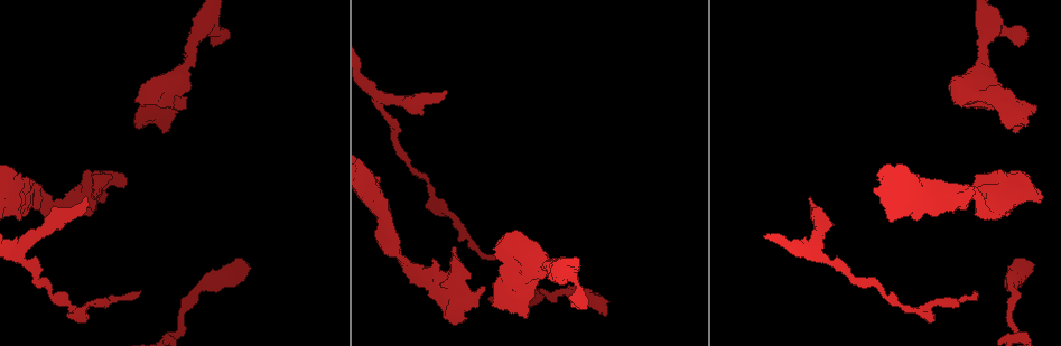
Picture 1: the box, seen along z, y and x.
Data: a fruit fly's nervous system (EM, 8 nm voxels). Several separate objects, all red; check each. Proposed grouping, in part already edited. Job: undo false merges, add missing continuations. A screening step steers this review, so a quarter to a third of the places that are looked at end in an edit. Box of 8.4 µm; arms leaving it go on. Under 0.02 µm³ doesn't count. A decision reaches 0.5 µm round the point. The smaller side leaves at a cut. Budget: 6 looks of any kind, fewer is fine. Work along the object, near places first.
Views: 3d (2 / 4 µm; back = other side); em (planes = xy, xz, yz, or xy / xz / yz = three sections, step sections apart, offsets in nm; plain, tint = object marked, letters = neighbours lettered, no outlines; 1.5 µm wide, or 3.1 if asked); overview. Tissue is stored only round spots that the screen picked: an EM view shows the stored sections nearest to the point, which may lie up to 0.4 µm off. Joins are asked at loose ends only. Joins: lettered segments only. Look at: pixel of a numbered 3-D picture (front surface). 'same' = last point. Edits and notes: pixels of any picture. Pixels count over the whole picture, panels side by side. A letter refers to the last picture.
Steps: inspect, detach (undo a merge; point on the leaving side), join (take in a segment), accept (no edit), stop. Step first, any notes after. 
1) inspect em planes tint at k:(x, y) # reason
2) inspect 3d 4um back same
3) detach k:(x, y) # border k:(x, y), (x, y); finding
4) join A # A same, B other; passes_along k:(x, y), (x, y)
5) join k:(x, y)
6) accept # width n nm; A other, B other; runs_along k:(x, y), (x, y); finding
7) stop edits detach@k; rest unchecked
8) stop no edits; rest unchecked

inspect em xy step 4 tint at 1:(69, 304) # narrows sharply

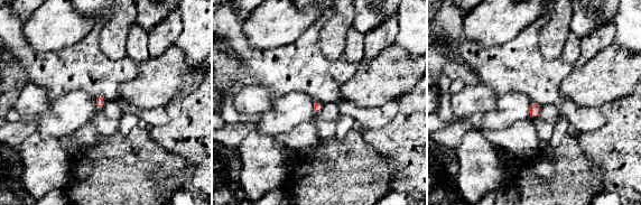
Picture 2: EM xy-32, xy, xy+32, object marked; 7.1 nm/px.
inspect em planes tint same

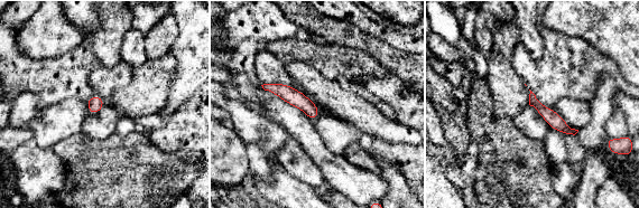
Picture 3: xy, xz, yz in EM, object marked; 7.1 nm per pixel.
inspect em planes letters same

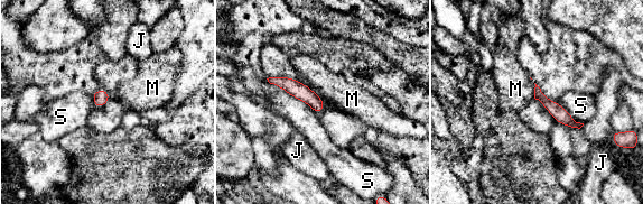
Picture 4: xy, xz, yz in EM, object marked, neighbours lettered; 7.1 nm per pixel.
accept # width 90 nm; J other, M other, S other; border 4:(533, 83), (534, 98); all the same cell

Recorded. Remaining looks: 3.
inspect em planes letters at 1:(456, 323) # an open end

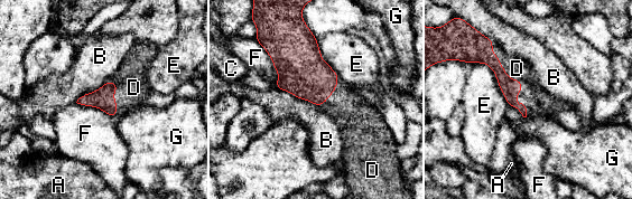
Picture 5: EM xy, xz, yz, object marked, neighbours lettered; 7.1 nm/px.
join D # A other, B other, C other, D same, E other, F other, G other; passes_along 5:(510, 87), (517, 79), (517, 68); it goes on there

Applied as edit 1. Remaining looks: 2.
inspect em planes letters at 1:(809, 198) # an open end

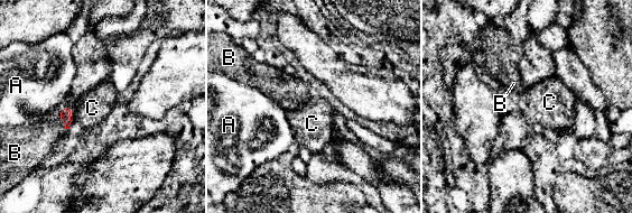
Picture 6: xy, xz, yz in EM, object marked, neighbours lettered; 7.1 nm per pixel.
accept # longest_contact B 130 nm; A other, B other, C other; border 6:(57, 116), (66, 130); none of them fits

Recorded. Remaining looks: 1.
stop edits join@5; rest unchecked

